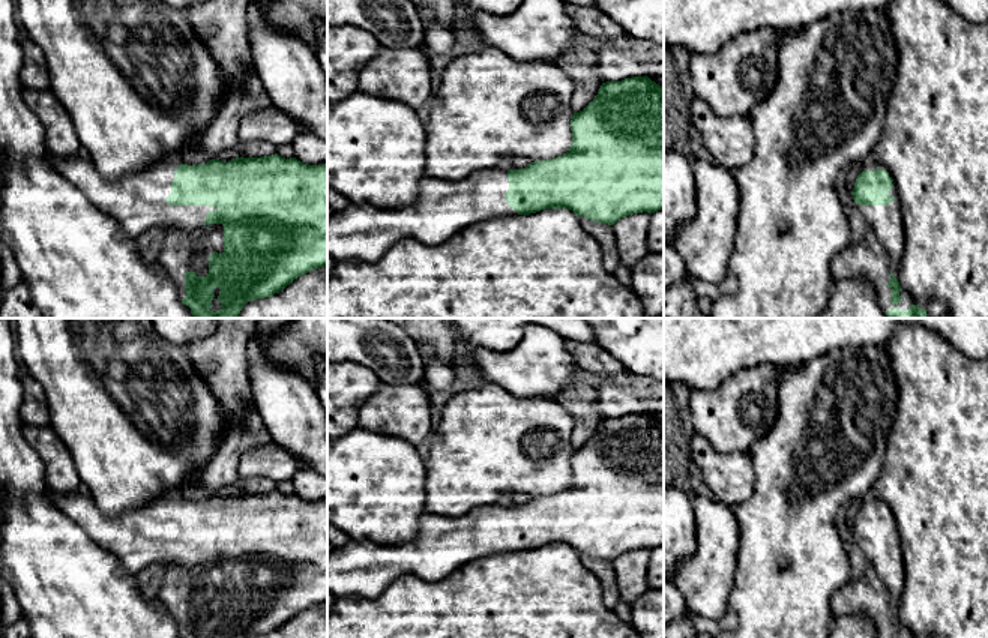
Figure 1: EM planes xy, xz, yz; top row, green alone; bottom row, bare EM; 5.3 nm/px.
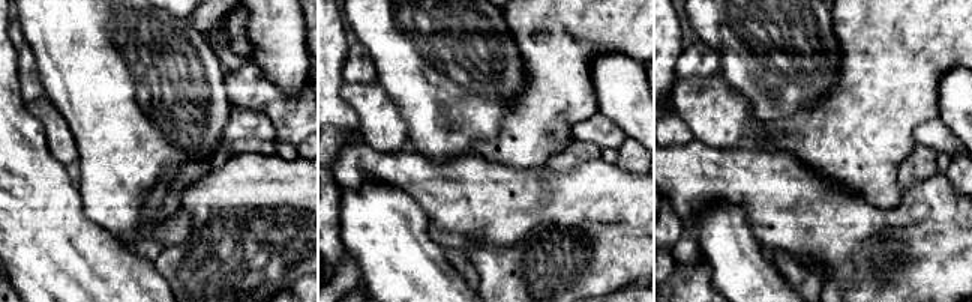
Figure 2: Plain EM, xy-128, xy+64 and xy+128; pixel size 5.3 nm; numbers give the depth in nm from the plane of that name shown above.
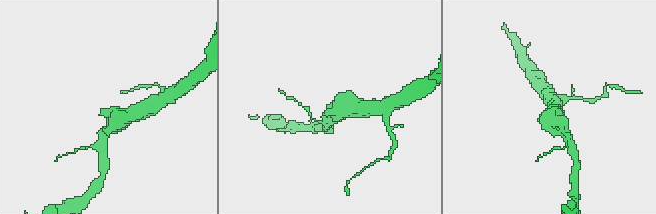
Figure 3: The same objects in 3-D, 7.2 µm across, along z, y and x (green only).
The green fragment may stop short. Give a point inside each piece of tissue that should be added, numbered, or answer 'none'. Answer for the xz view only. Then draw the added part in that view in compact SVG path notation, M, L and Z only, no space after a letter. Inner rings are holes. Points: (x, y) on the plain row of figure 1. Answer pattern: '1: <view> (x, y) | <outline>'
1: xz (362, 569) | M494 503L453 521L425 513L410 543L350 539L327 555L327 593L336 599L372 599L404 575L434 582L476 558L517 552L505 534L508 525L508 506Z

